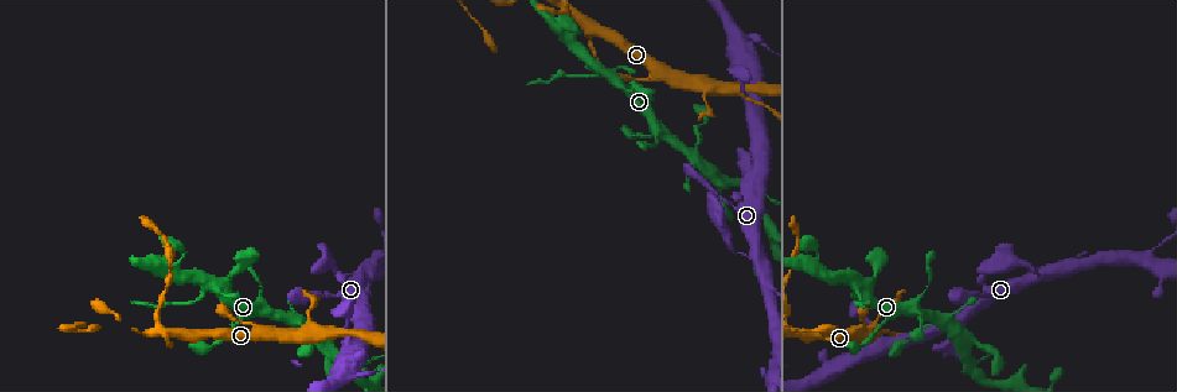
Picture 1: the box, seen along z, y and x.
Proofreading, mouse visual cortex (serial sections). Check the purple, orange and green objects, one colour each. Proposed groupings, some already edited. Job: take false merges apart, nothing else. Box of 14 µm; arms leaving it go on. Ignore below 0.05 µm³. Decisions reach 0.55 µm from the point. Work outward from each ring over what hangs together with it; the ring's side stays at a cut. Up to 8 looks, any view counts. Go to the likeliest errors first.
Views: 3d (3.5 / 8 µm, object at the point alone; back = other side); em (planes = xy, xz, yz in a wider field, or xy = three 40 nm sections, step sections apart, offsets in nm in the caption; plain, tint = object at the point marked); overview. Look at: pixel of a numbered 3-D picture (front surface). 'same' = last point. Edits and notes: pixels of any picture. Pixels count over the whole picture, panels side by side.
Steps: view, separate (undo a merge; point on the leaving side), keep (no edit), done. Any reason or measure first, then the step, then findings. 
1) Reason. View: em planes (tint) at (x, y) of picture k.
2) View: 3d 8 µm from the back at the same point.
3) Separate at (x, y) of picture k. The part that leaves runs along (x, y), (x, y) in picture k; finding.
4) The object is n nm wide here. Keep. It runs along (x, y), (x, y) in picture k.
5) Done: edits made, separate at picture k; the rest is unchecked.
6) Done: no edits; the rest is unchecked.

Three-way junction. View: 3d 3.5 µm at (343, 332) of picture 1.

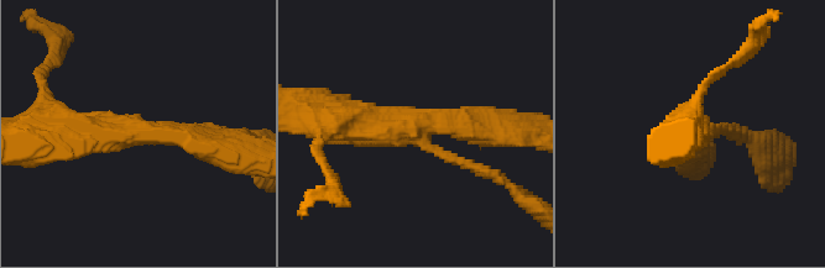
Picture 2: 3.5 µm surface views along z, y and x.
3 arms meet here; the arms are 150, 300, 500 nm wide. View: em xy step 2 (tint) at (133, 132) of picture 2.

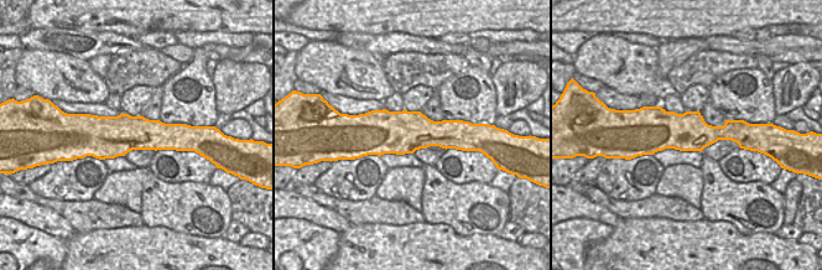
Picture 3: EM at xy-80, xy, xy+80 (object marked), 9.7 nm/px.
Keep. It runs along (82, 131), (154, 134), (188, 139) in picture 3; one cell here.

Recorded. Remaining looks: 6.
A narrow waist. View: 3d 8 µm at (242, 321) of picture 1.

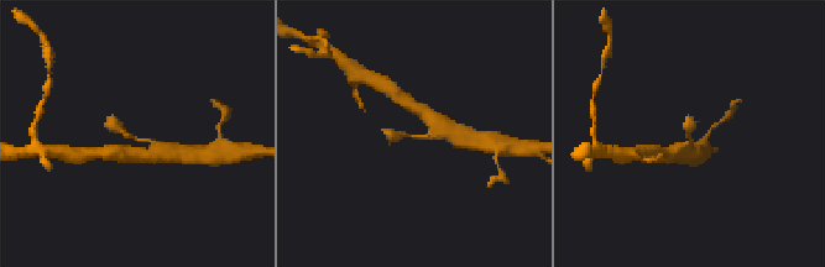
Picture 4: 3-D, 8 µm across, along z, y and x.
View: 3d 3.5 µm at (139, 141) of picture 4.

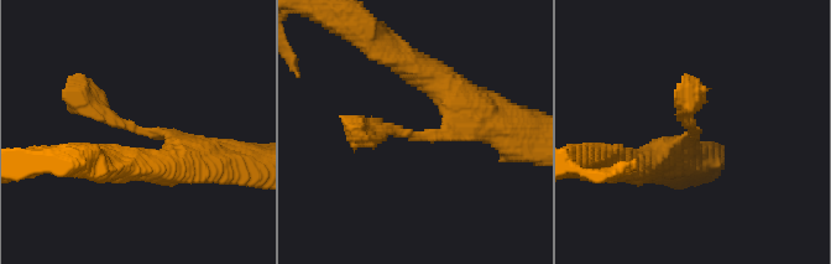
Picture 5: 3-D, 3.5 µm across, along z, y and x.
View: em xy step 5 (tint) at (416, 139) of picture 5.

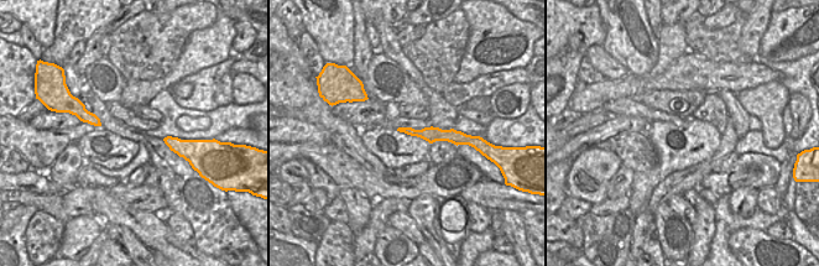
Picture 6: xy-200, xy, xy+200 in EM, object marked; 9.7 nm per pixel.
Keep. It runs along (407, 130), (460, 139) in picture 6; continuous, no second cell.

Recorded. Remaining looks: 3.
Three arms meet. View: 3d 8 µm at (758, 256) of picture 1.

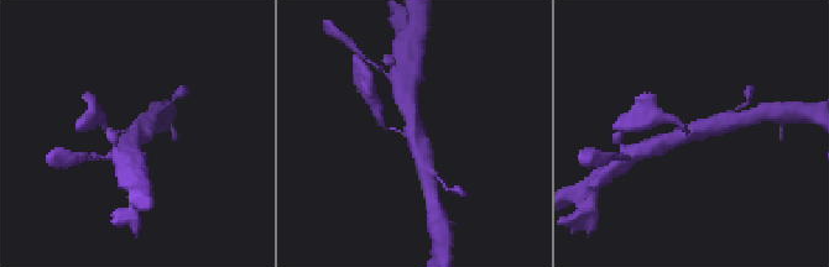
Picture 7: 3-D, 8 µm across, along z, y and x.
View: em xy step 5 (tint) at (412, 129) of picture 7.

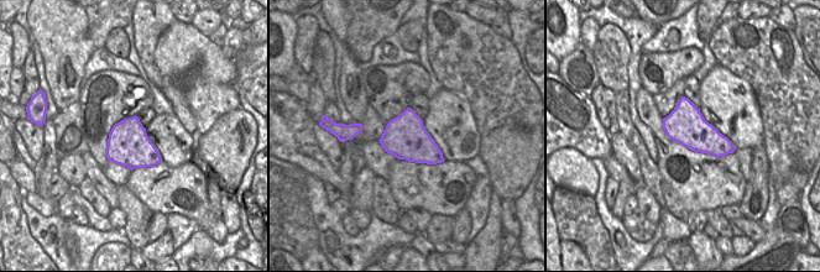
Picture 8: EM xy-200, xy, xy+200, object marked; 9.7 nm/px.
The arms are 100, 450, 500 nm wide. Keep. It runs along (657, 145), (692, 130), (718, 125) in picture 7; one cell here.

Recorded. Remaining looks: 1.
Done: no edits; the rest is unchecked.

